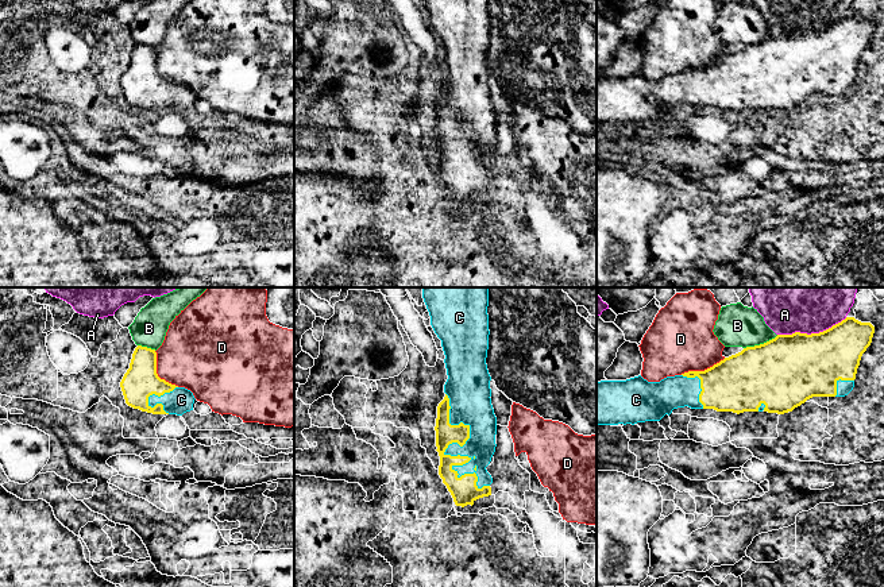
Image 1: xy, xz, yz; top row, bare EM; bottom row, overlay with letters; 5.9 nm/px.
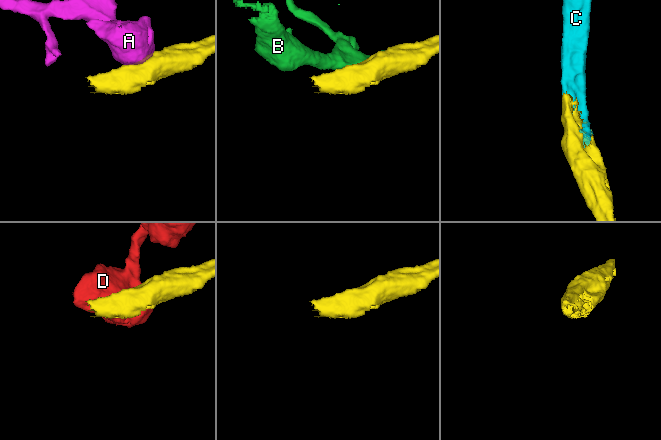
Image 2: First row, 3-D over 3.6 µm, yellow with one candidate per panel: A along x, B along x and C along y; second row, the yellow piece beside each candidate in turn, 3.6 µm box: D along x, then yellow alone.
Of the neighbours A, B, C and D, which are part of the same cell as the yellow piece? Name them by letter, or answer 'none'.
C

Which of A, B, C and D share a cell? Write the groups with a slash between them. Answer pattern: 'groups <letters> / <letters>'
groups A / B / C / D

